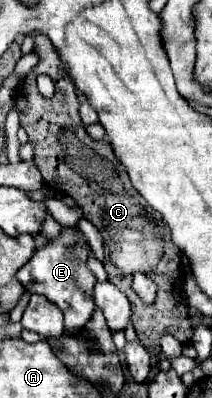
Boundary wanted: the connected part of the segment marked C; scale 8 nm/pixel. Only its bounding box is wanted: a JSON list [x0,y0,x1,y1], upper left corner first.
[16,33,194,373]

